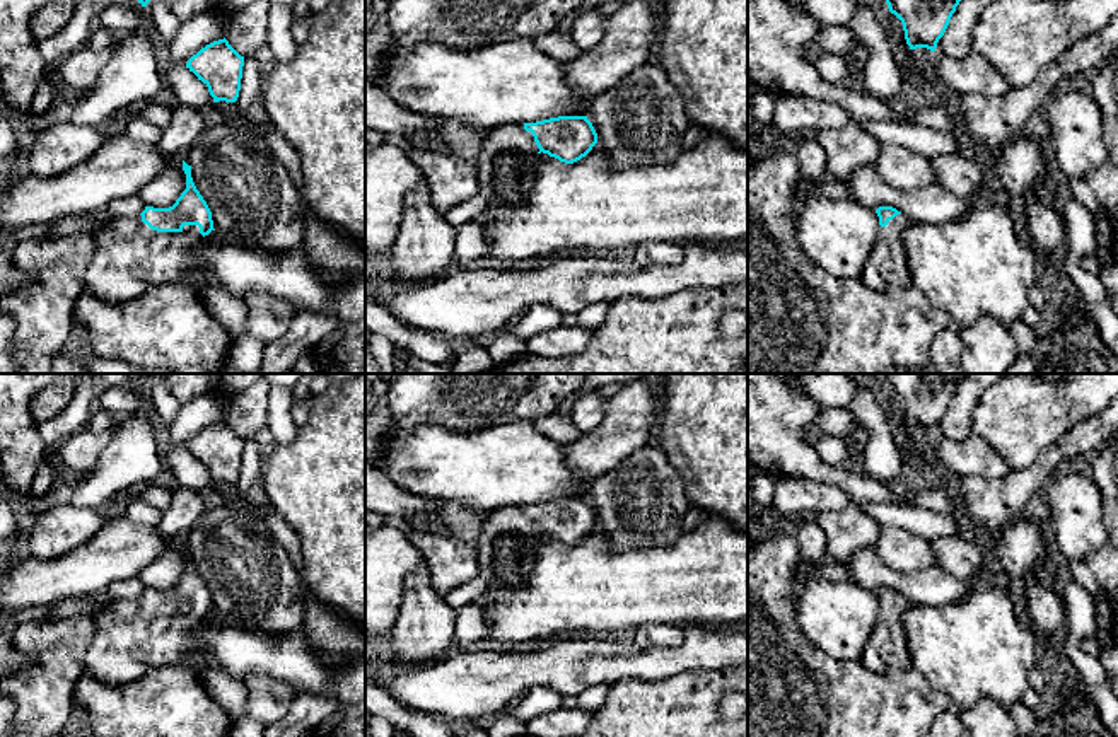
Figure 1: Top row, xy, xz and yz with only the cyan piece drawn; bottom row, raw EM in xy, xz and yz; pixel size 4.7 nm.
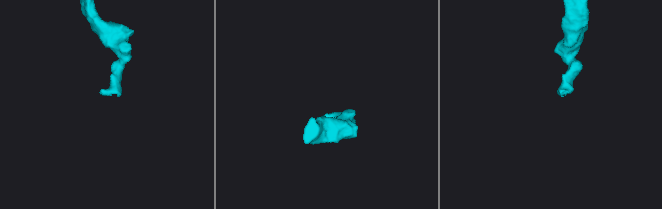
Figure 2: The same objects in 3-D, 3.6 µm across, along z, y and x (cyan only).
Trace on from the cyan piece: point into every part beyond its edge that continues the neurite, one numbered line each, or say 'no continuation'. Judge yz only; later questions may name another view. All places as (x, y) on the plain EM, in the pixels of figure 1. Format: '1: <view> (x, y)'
1: yz (886, 649)

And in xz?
1: xz (509, 519)

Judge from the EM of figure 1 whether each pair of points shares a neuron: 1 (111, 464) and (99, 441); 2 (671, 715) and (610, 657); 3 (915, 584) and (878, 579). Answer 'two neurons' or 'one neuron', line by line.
1: two neurons
2: two neurons
3: one neuron

